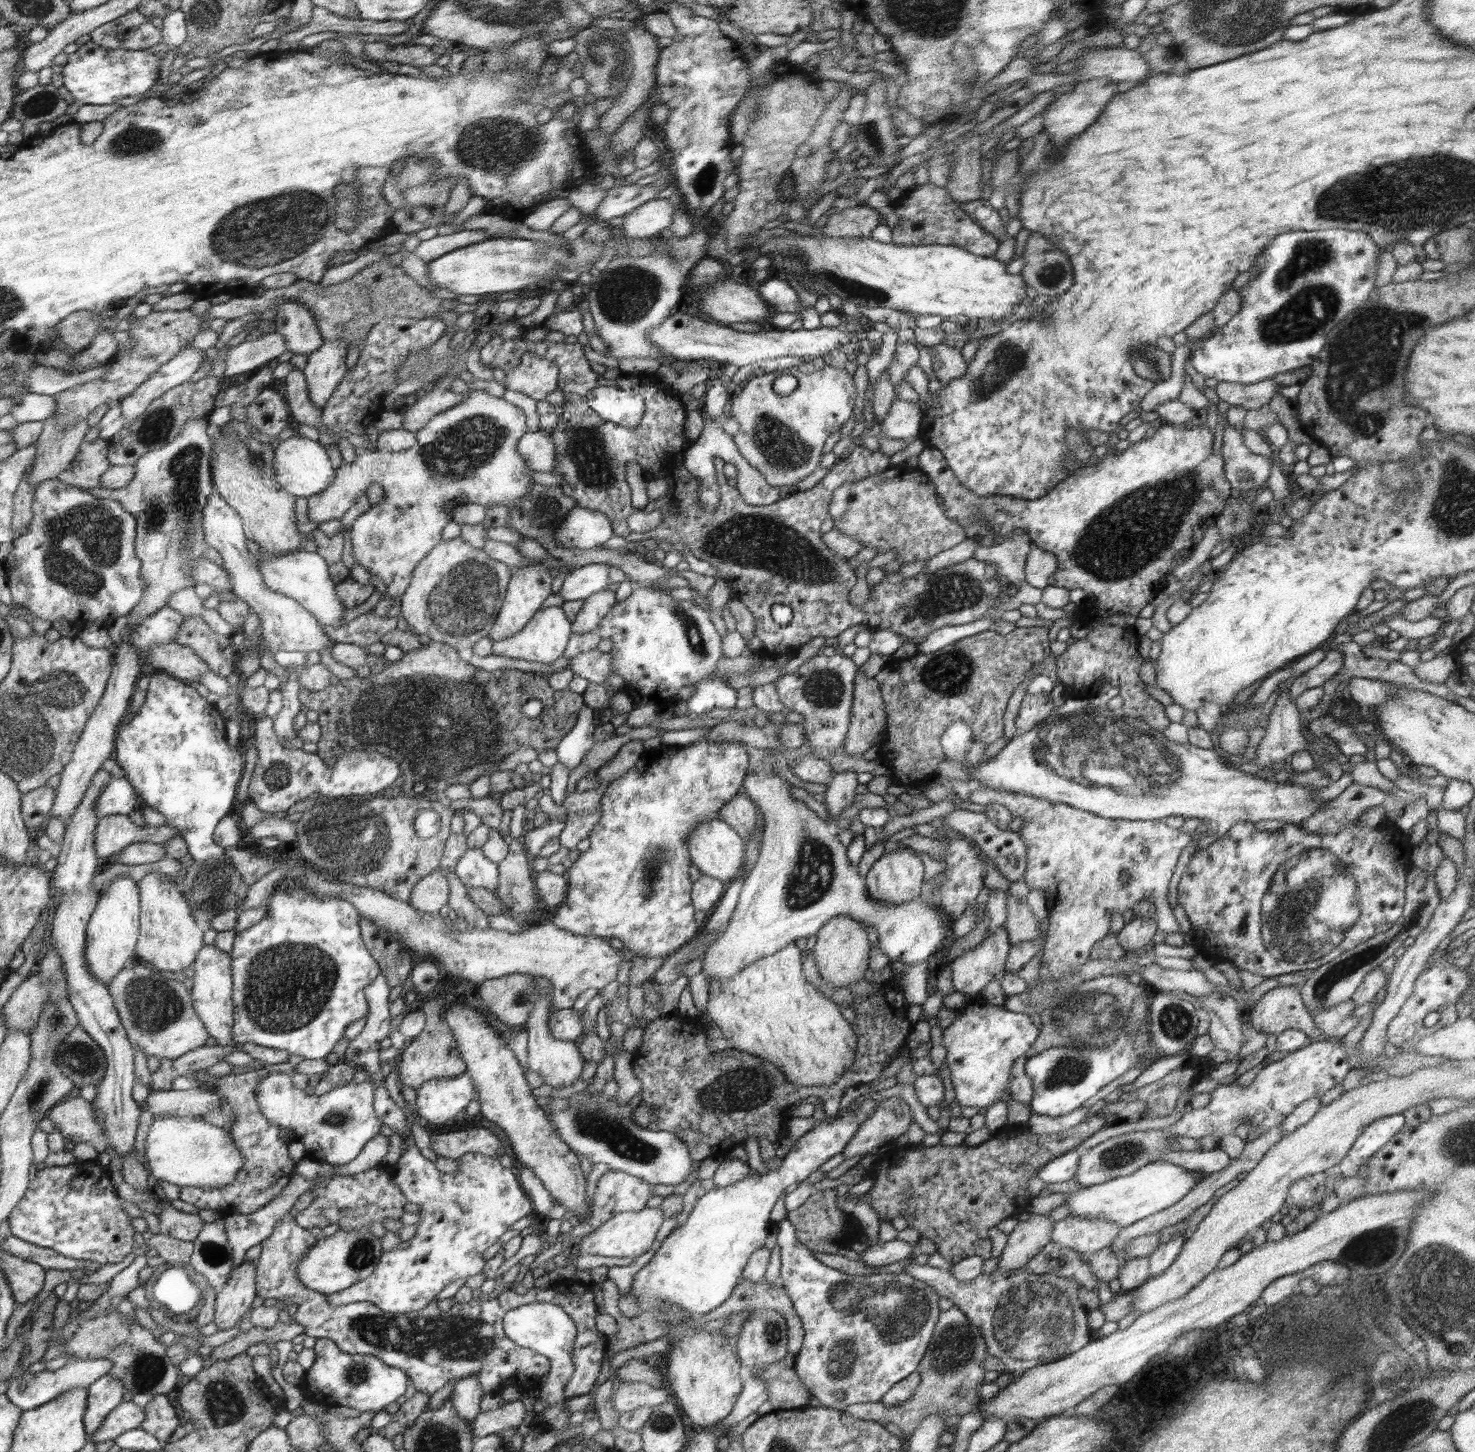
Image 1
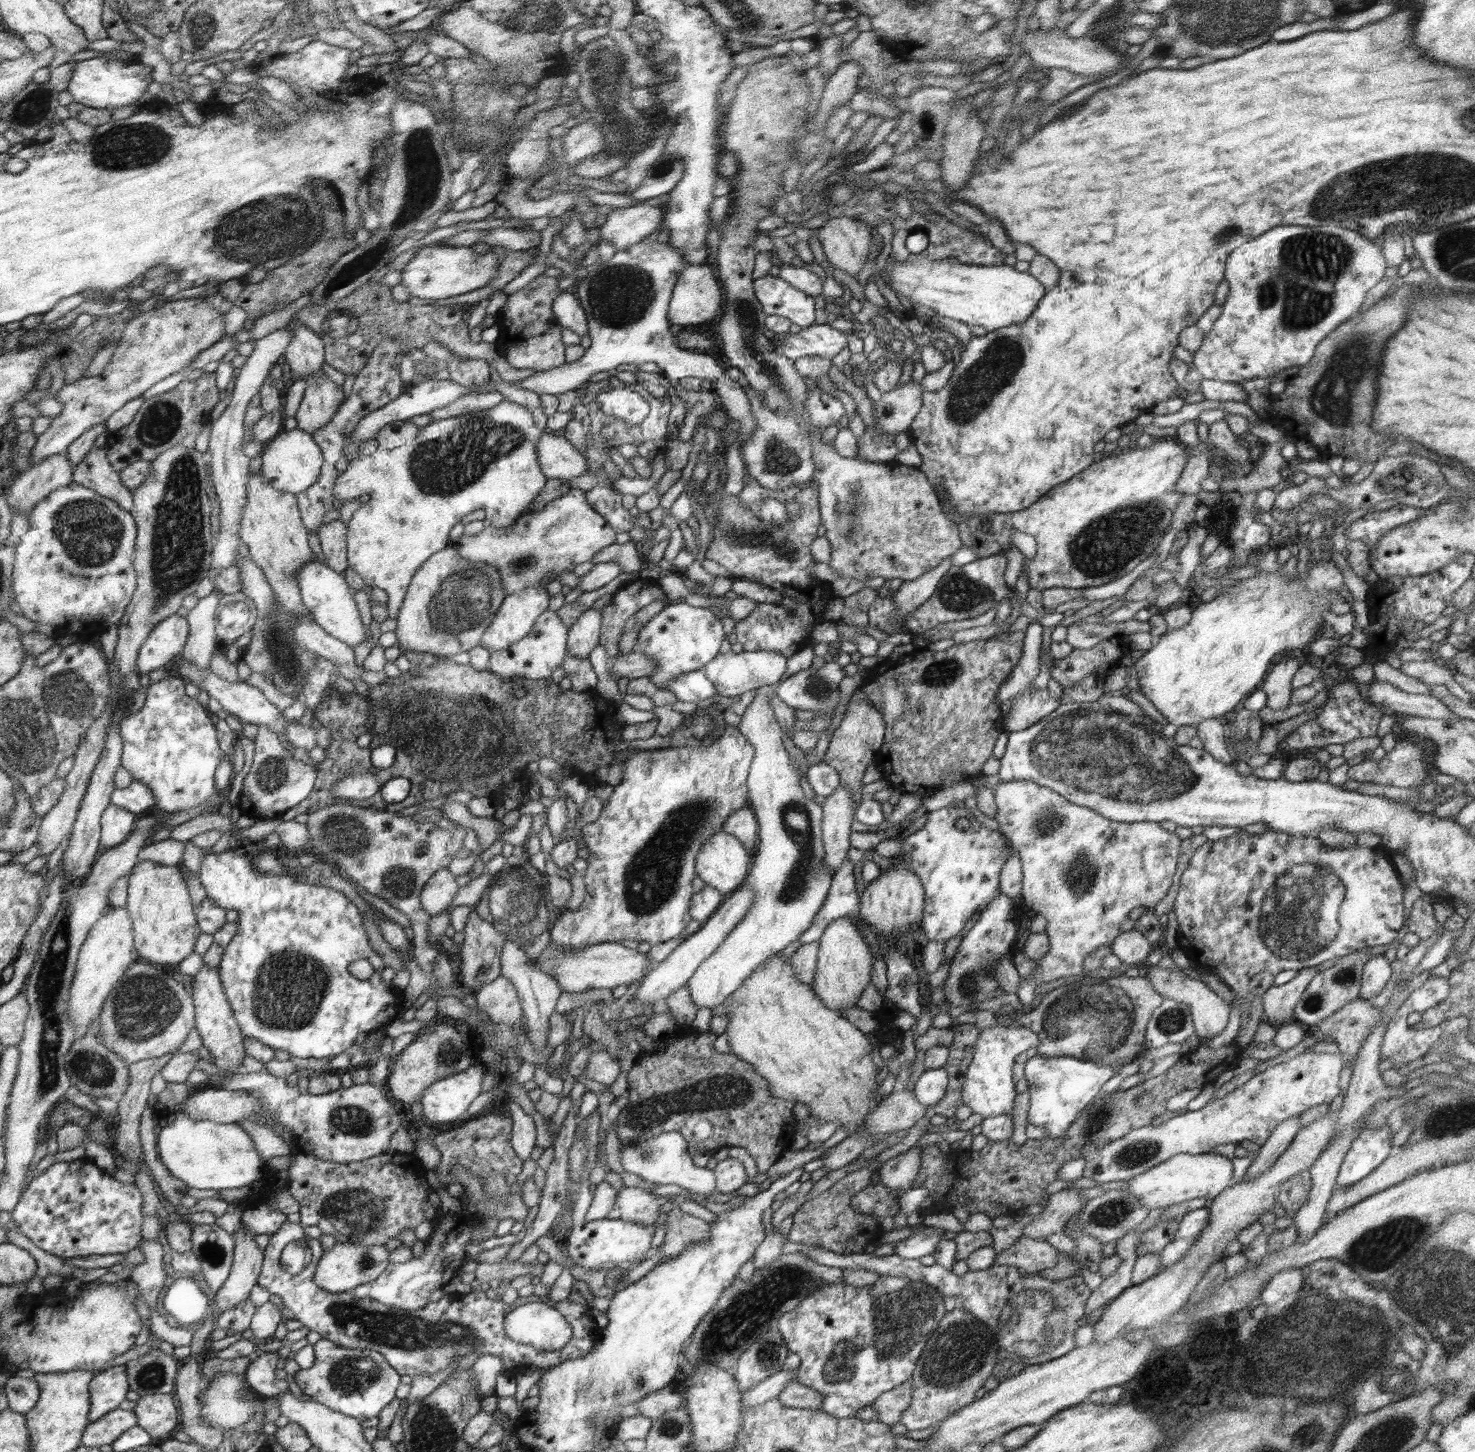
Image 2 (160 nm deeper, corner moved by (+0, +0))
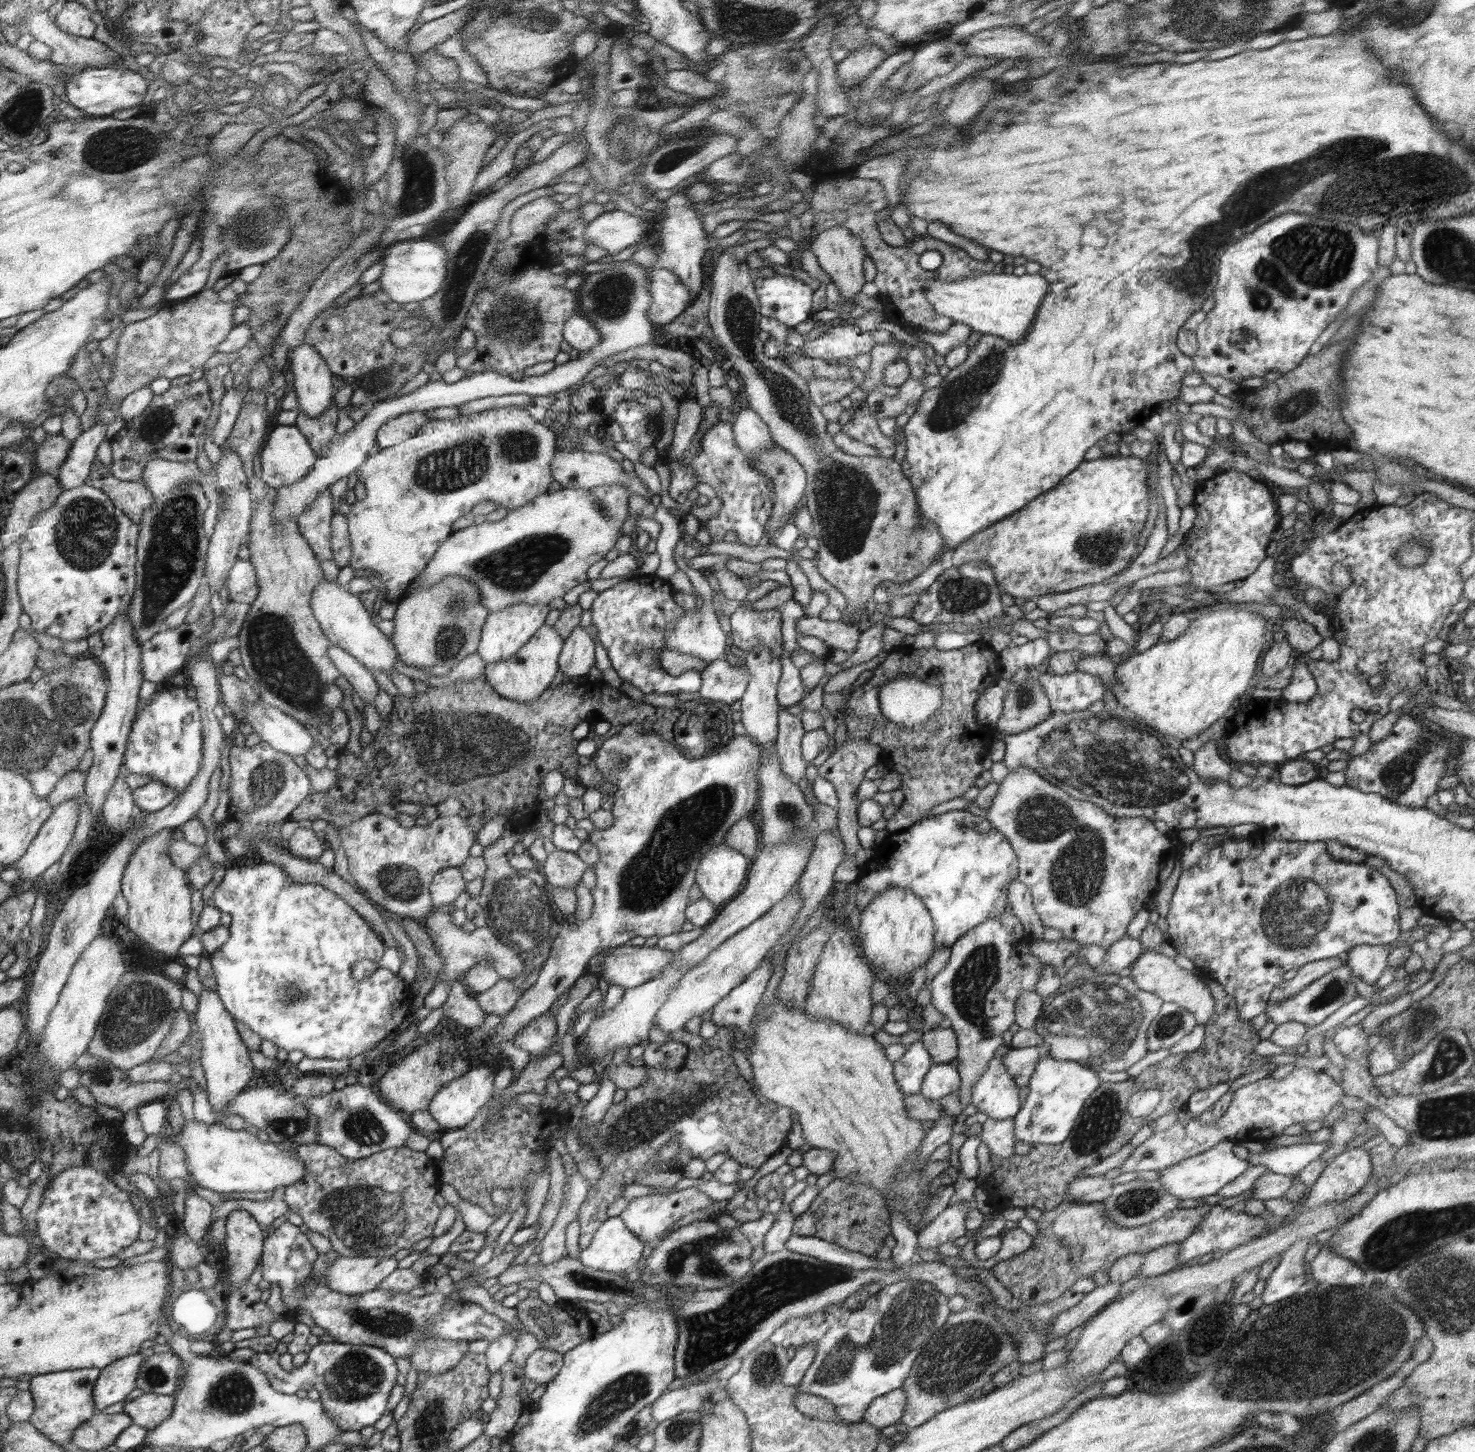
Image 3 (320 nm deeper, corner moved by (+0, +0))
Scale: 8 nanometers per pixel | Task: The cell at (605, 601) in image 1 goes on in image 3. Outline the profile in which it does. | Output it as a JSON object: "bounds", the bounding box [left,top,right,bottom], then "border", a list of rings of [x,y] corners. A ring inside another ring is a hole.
{"bounds":[560,626,595,677],"border":[[[578,626],[570,637],[565,638],[561,651],[560,666],[564,677],[584,677],[595,664],[595,641],[590,630]]]}

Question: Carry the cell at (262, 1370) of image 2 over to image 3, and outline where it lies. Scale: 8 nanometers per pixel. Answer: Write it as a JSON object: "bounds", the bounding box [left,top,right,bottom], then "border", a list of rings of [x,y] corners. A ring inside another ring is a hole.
{"bounds":[247,1342,398,1431],"border":[[[320,1342],[310,1347],[303,1366],[294,1367],[288,1372],[280,1366],[278,1359],[277,1351],[255,1351],[247,1362],[256,1365],[278,1392],[295,1395],[301,1390],[318,1390],[325,1412],[337,1421],[342,1431],[359,1431],[365,1426],[376,1424],[388,1408],[388,1396],[398,1376],[392,1354],[386,1352],[386,1349],[368,1345]]]}

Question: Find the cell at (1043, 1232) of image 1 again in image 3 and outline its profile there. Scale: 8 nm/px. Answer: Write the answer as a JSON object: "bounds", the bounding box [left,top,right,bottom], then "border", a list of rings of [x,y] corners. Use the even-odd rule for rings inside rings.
{"bounds":[1066,1175,1113,1203],"border":[[[1105,1175],[1076,1177],[1069,1184],[1066,1200],[1102,1203],[1111,1196],[1113,1187],[1112,1180]]]}

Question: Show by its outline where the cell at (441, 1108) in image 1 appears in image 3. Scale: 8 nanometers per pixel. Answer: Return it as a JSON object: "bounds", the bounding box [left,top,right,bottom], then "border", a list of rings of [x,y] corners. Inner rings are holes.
{"bounds":[429,1067,494,1131],"border":[[[474,1067],[464,1076],[454,1079],[434,1097],[429,1105],[430,1115],[438,1122],[442,1131],[464,1129],[468,1122],[476,1118],[476,1114],[488,1104],[494,1094],[494,1072],[488,1067]]]}

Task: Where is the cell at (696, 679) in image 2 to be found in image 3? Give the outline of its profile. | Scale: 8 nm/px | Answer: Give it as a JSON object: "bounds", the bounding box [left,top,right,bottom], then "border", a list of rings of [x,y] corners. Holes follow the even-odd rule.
{"bounds":[592,574,702,694],"border":[[[653,574],[635,576],[634,578],[625,578],[622,582],[616,584],[608,590],[599,592],[592,604],[592,626],[597,629],[598,641],[610,658],[612,668],[618,673],[622,682],[628,681],[634,687],[642,691],[644,694],[679,694],[679,693],[695,693],[702,686],[701,673],[698,671],[687,671],[680,676],[671,676],[667,674],[660,664],[658,664],[658,654],[664,651],[664,628],[668,627],[668,623],[676,621],[678,617],[684,615],[685,610],[682,609],[674,601],[675,591],[661,576]]]}

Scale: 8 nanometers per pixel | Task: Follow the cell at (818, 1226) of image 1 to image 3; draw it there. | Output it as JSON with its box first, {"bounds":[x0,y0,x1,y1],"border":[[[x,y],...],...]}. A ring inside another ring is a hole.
{"bounds":[793,1178,890,1258],"border":[[[837,1178],[822,1189],[811,1205],[800,1213],[793,1225],[793,1234],[816,1237],[847,1251],[860,1252],[877,1258],[878,1249],[890,1236],[890,1214],[886,1210],[886,1199],[875,1188],[867,1184],[855,1184],[846,1178]]]}

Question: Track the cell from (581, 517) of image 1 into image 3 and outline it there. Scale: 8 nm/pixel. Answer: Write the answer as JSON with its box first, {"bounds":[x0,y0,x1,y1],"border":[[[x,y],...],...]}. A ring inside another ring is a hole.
{"bounds":[403,484,631,613],"border":[[[623,484],[586,490],[564,486],[561,491],[538,495],[524,507],[508,510],[507,516],[501,520],[486,520],[481,524],[472,523],[458,529],[438,547],[425,570],[406,588],[403,598],[417,586],[431,586],[445,576],[463,576],[481,589],[481,602],[490,613],[518,604],[548,605],[551,600],[562,598],[568,590],[578,588],[578,584],[586,584],[590,580],[590,568],[614,552],[616,540],[628,516],[630,496],[631,492]]]}

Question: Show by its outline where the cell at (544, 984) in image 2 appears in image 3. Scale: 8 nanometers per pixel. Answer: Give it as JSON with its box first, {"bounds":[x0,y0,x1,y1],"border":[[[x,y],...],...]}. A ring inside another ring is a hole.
{"bounds":[422,910,525,1010],"border":[[[434,910],[422,921],[424,929],[432,939],[435,950],[443,958],[443,967],[436,972],[435,985],[423,1001],[423,1006],[432,1008],[432,1010],[441,1007],[446,1002],[453,983],[457,980],[462,981],[466,972],[472,967],[476,967],[481,961],[490,961],[494,970],[501,974],[502,979],[514,980],[525,974],[524,960],[521,959],[520,953],[502,941],[488,925],[476,927],[474,931],[467,932],[463,927],[452,922],[450,915],[450,912]]]}

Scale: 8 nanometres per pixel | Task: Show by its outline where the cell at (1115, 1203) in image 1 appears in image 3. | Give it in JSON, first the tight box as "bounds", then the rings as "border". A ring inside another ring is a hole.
{"bounds":[1153,1140,1250,1200],"border":[[[1223,1140],[1216,1144],[1214,1148],[1202,1154],[1182,1160],[1182,1162],[1156,1172],[1153,1176],[1163,1184],[1163,1187],[1180,1200],[1188,1200],[1188,1198],[1204,1198],[1216,1195],[1217,1192],[1225,1187],[1226,1184],[1236,1180],[1243,1172],[1250,1168],[1250,1164],[1246,1160],[1240,1160],[1234,1154],[1232,1147],[1235,1142]]]}

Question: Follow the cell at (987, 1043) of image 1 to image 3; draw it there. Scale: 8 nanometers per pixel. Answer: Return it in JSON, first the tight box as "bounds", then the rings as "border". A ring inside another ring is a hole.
{"bounds":[970,1044,1022,1120],"border":[[[1003,1044],[998,1048],[972,1089],[970,1104],[993,1120],[1013,1119],[1022,1107],[1018,1096],[1019,1087],[1001,1063],[1003,1056],[1012,1048],[1011,1044]]]}

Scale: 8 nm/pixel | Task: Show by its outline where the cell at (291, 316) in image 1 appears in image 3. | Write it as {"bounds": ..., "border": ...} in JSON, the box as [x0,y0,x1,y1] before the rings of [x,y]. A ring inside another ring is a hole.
{"bounds":[290,343,333,419],"border":[[[307,343],[292,349],[290,372],[294,375],[294,392],[297,396],[297,409],[308,418],[316,419],[333,403],[332,376],[326,361]]]}

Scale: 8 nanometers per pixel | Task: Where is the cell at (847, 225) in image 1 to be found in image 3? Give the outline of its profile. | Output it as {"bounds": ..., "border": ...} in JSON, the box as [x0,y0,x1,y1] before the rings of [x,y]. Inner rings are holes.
{"bounds":[810,226,870,300],"border":[[[835,226],[824,230],[811,237],[810,250],[816,256],[820,267],[830,275],[830,279],[846,300],[853,298],[862,288],[866,288],[866,260],[870,260],[869,252],[865,251],[864,243],[860,236],[849,231],[843,226]]]}

